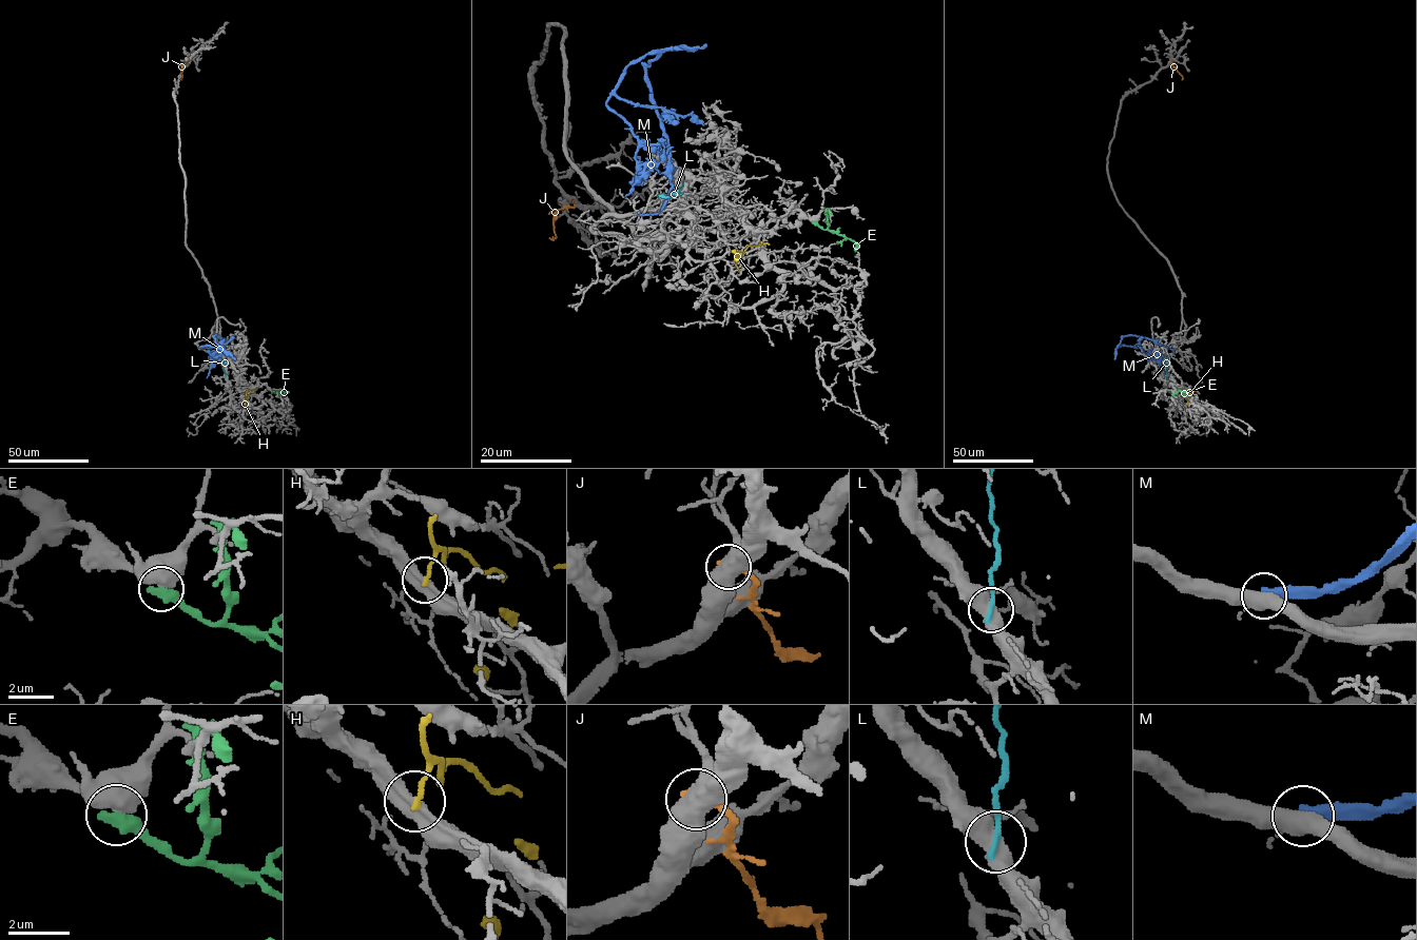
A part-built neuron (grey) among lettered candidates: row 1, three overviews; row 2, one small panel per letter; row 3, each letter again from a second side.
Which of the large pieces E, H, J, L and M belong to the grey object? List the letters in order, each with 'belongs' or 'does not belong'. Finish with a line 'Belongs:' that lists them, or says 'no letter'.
E: does not belong
H: does not belong
J: does not belong
L: does not belong
M: does not belong
Belongs: no letter

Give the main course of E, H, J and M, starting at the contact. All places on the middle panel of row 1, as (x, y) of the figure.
E: (814, 222), (851, 239), (855, 252)
H: (761, 242), (745, 248), (739, 257), (734, 254)
J: (573, 201), (573, 207), (556, 212), (556, 237), (548, 237)
M: (639, 215), (657, 212), (671, 187), (651, 52), (606, 103), (644, 167), (624, 197)

